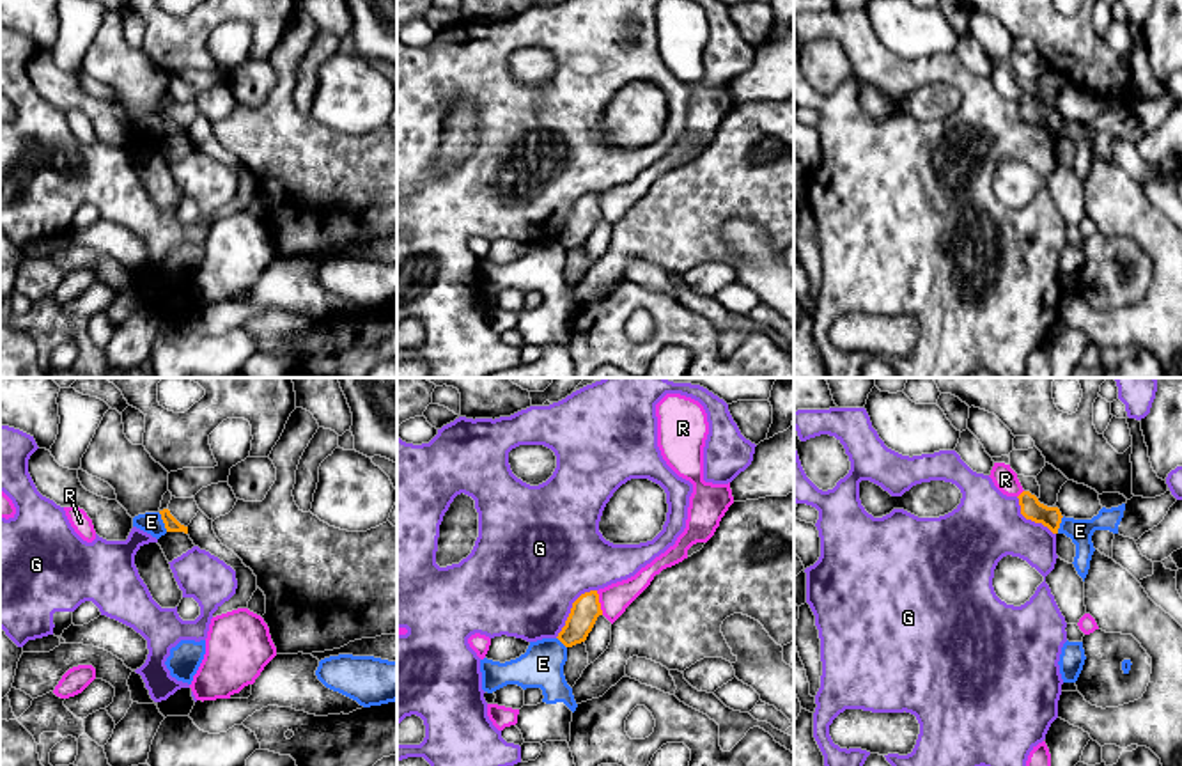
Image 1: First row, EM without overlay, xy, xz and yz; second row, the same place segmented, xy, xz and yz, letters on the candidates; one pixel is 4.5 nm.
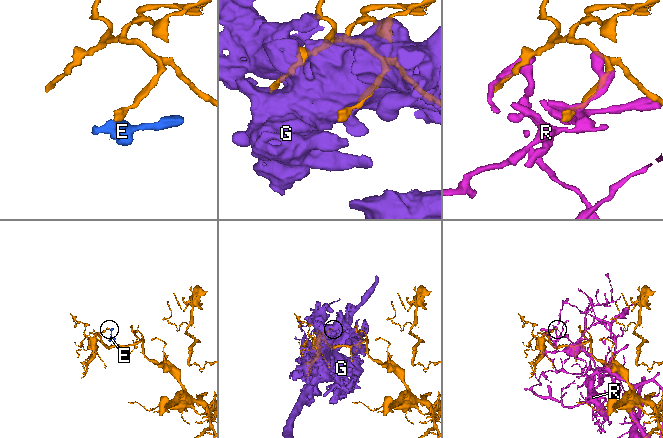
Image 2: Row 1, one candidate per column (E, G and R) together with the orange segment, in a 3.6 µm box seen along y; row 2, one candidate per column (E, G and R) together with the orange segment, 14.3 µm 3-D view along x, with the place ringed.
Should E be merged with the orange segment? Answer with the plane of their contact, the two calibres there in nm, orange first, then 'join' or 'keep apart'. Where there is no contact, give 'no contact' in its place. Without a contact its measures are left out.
xy | 60/100 nm | keep apart

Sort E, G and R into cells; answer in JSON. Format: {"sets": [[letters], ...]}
{"sets": [["E"], ["G"], ["R"]]}

